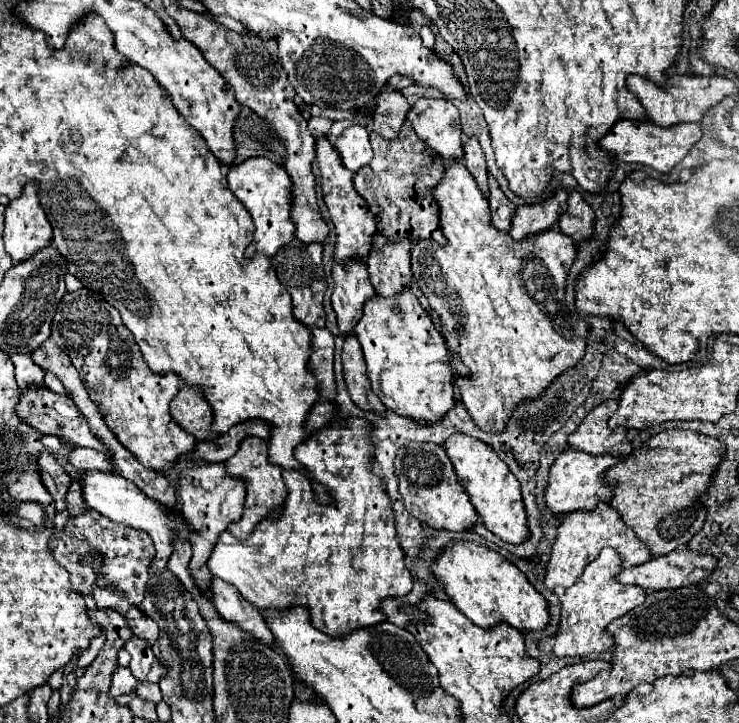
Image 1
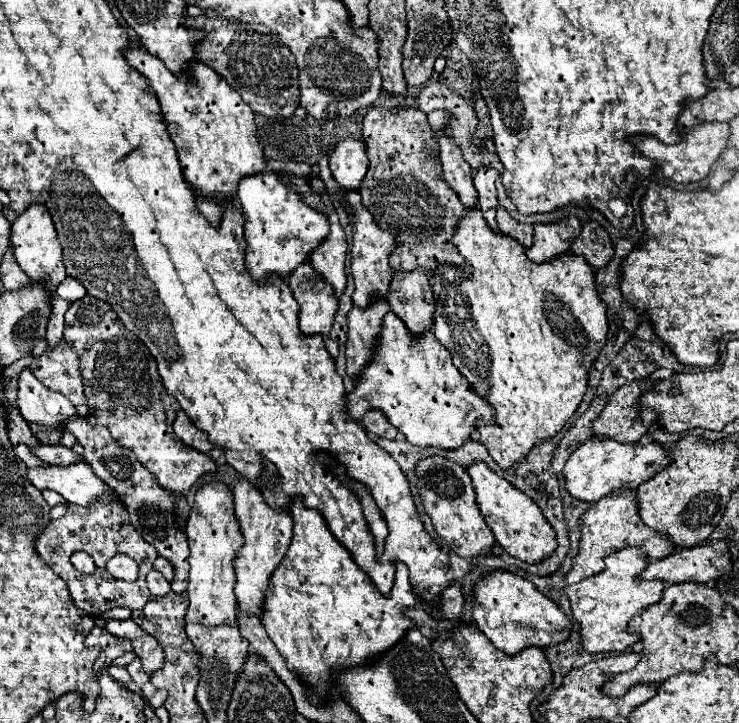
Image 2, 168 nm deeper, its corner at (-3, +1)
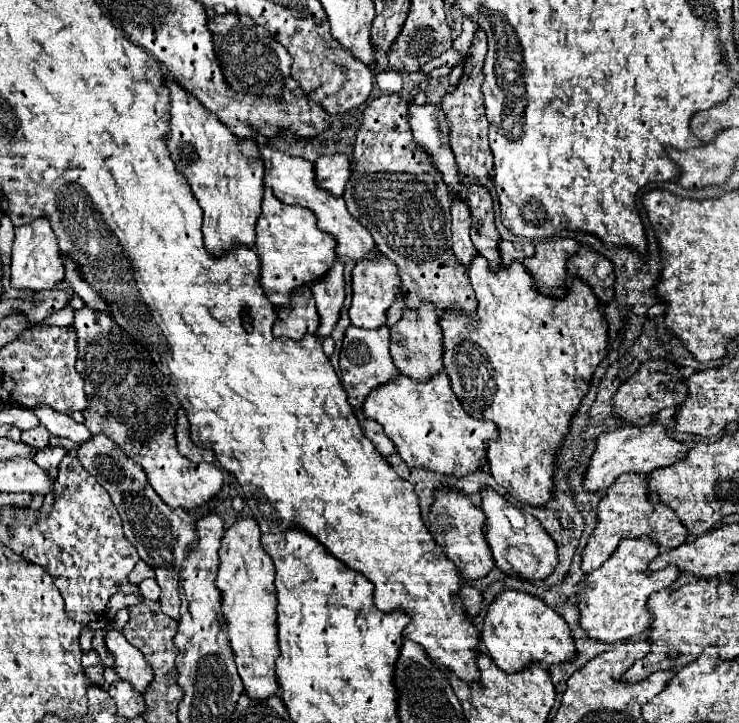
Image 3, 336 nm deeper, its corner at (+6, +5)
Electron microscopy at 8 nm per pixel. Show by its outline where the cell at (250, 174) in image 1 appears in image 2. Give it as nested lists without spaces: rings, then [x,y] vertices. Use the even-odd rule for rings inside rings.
[[[259,172],[241,178],[237,186],[237,196],[247,216],[245,268],[249,270],[251,278],[265,280],[269,274],[291,274],[329,234],[327,218],[321,218],[317,210],[305,206],[305,202],[301,202],[301,194],[293,190],[293,182],[285,182],[277,172]]]

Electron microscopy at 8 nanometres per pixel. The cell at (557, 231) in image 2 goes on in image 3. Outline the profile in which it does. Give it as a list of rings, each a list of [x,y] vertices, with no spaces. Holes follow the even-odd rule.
[[[554,238],[544,244],[536,244],[536,254],[524,260],[524,268],[534,274],[536,290],[552,298],[560,298],[566,292],[568,276],[566,262],[578,252],[580,244],[572,238]]]

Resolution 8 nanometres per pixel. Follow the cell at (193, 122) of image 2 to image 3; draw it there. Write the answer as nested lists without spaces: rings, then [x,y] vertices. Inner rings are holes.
[[[166,82],[172,100],[172,118],[168,134],[168,150],[178,164],[178,170],[190,182],[196,200],[204,210],[204,246],[212,256],[222,256],[234,246],[254,246],[254,226],[260,216],[260,202],[264,192],[264,168],[262,160],[252,160],[246,154],[244,144],[208,112],[192,94],[180,88],[176,82]]]

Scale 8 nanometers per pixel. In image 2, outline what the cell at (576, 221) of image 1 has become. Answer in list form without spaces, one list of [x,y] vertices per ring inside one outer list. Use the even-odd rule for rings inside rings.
[[[583,222],[581,234],[571,244],[573,254],[581,254],[593,268],[603,268],[613,256],[613,244],[609,234],[595,222]]]

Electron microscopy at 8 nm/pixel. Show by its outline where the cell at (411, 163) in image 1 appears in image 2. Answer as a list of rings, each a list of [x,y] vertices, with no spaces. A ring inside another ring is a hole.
[[[381,106],[369,108],[363,118],[363,140],[371,164],[359,186],[359,194],[365,208],[375,216],[375,222],[383,230],[395,234],[395,248],[389,258],[393,270],[407,272],[423,268],[431,272],[439,264],[451,262],[469,272],[469,266],[465,266],[467,262],[451,242],[457,220],[465,208],[443,178],[439,146],[433,140],[425,112],[415,106],[397,114]]]

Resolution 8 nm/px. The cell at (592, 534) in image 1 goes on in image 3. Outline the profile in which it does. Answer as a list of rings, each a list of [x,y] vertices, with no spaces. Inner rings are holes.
[[[622,474],[608,490],[606,496],[600,500],[598,504],[598,526],[594,530],[594,534],[588,540],[588,546],[582,552],[582,570],[588,574],[596,568],[600,568],[618,548],[622,538],[638,538],[642,534],[650,536],[652,540],[656,540],[660,544],[662,550],[670,550],[676,548],[680,544],[686,542],[688,538],[688,530],[686,526],[676,518],[676,514],[672,512],[670,506],[658,502],[658,506],[654,506],[648,500],[648,476],[646,474]]]

